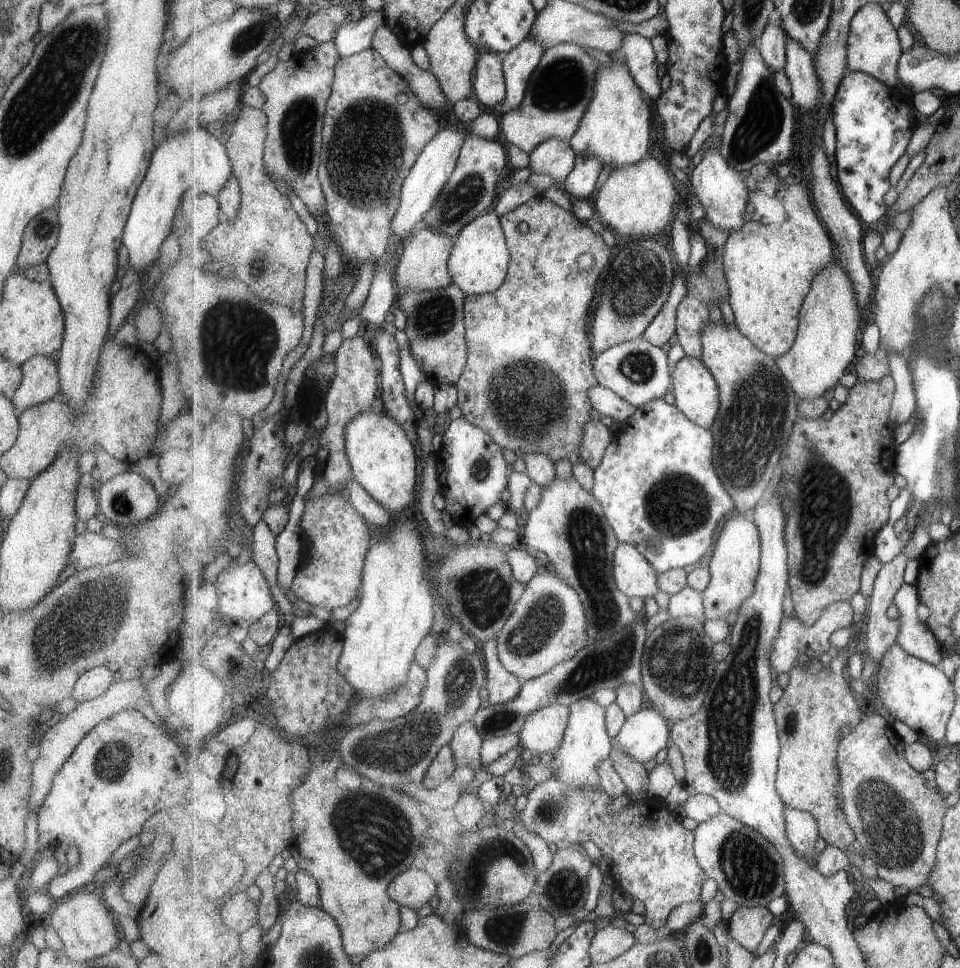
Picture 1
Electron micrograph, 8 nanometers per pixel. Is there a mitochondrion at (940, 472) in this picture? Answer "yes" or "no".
yes

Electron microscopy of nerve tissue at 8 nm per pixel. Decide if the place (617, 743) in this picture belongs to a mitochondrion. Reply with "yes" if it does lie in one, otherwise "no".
no

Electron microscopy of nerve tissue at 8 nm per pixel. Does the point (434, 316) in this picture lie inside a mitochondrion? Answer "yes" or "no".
yes

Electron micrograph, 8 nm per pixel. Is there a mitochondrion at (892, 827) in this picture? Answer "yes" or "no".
yes

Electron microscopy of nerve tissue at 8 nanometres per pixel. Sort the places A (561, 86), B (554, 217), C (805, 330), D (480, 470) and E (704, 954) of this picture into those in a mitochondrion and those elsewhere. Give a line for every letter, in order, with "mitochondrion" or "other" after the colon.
A: mitochondrion
B: other
C: other
D: mitochondrion
E: mitochondrion

